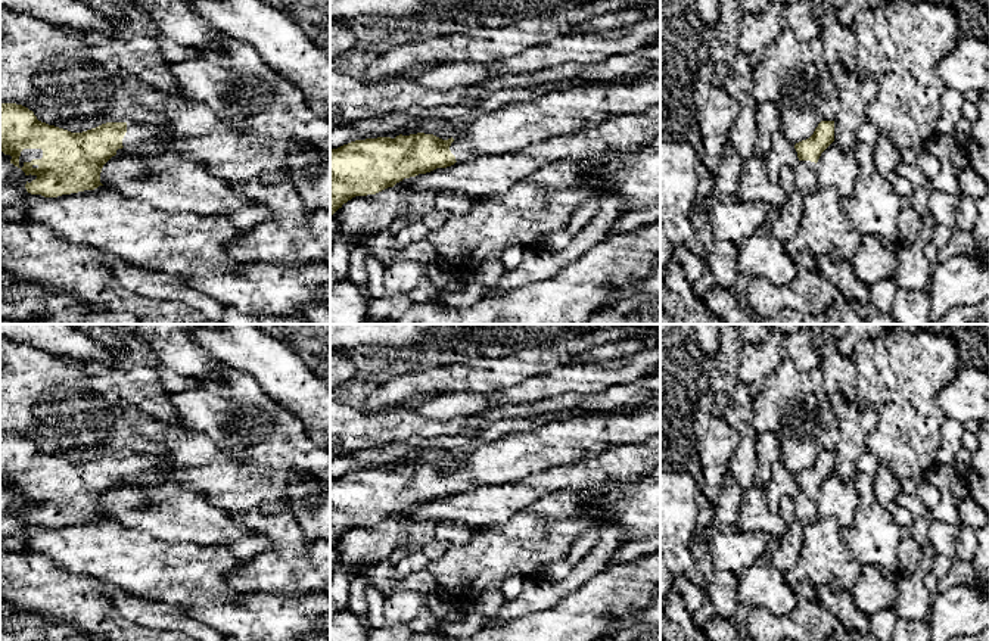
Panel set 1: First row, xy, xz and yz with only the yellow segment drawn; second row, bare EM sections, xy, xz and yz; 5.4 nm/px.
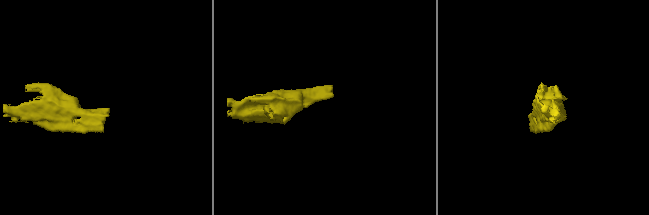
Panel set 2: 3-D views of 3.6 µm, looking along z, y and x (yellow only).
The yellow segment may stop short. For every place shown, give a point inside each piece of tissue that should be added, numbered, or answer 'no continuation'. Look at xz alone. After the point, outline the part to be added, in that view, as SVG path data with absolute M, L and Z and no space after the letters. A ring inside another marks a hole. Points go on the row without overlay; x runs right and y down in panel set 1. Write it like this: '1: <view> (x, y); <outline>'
1: xz (563, 441); M660 407L625 411L613 416L581 414L557 418L532 430L506 435L500 441L460 454L460 464L450 476L457 492L467 492L482 486L517 482L532 473L550 467L572 464L585 457L598 455L613 446L640 445L660 436Z

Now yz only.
1: yz (806, 510); M799 491L797 516L803 525L811 525L818 519L815 495L817 494L811 491Z

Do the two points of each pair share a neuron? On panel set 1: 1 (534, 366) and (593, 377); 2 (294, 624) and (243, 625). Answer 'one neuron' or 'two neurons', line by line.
1: two neurons
2: one neuron

